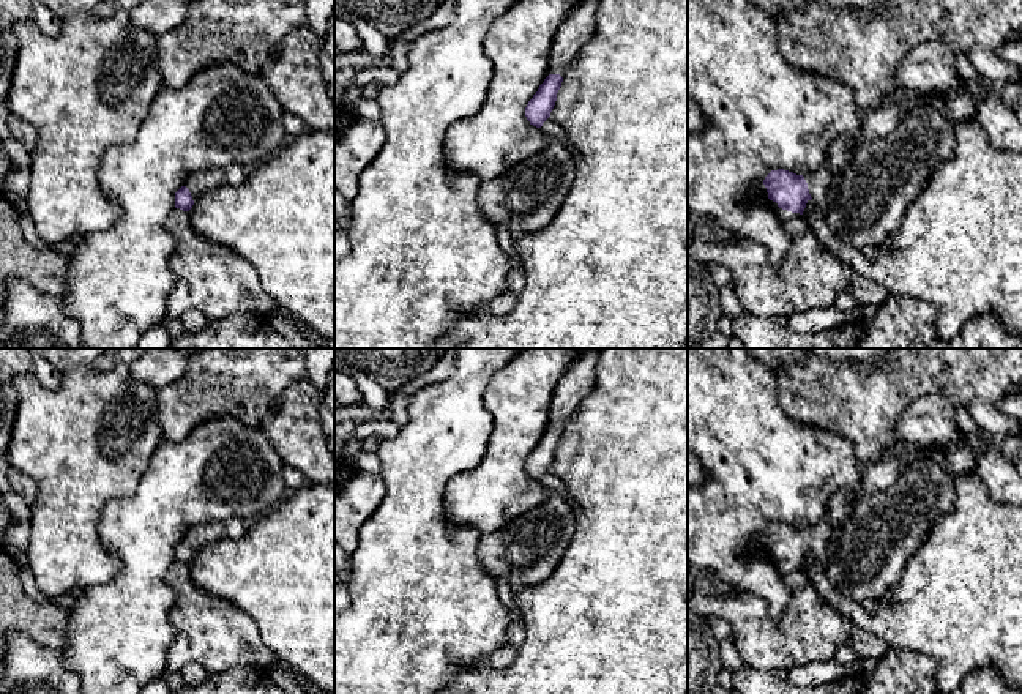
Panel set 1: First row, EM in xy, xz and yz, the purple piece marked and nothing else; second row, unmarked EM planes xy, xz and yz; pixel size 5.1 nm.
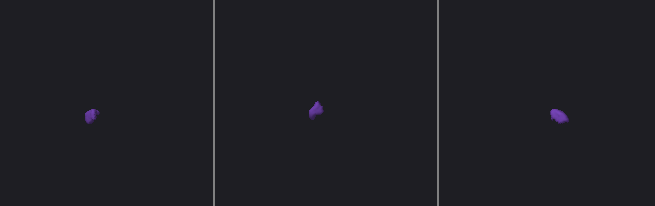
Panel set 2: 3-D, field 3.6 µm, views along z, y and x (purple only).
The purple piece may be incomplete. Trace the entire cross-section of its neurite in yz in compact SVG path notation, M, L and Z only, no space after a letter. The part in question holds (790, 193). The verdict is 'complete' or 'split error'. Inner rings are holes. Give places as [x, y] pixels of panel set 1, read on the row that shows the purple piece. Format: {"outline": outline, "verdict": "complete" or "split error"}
{"outline": "M967 79L948 93L897 95L861 114L860 136L855 140L839 139L828 150L828 158L819 170L806 175L796 175L784 169L771 170L757 185L755 191L774 207L774 213L784 224L803 215L809 200L819 210L826 211L831 207L830 188L833 178L852 166L860 145L893 132L916 109L942 109L948 118L960 125L975 117L978 99L983 95L984 90Z", "verdict": "split error"}

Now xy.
{"outline": "M241 166L207 169L191 174L175 192L175 208L189 211L199 196L222 185L238 186L248 177Z", "verdict": "split error"}

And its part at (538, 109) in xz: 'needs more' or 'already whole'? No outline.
needs more

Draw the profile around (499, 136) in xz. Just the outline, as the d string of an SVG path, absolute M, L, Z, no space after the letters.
M516 0L487 28L484 54L494 63L494 74L483 107L446 131L445 161L453 174L472 174L483 183L547 147L549 137L527 120L525 107L546 79L555 33L577 3Z

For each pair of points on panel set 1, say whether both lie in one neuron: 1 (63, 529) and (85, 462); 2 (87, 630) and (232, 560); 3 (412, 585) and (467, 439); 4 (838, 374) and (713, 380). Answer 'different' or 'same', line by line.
1: same
2: different
3: same
4: different

